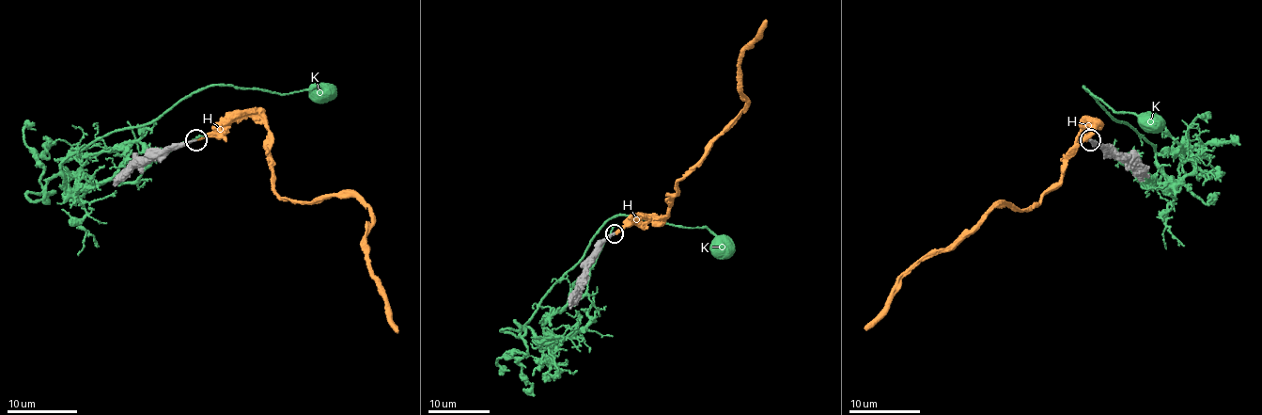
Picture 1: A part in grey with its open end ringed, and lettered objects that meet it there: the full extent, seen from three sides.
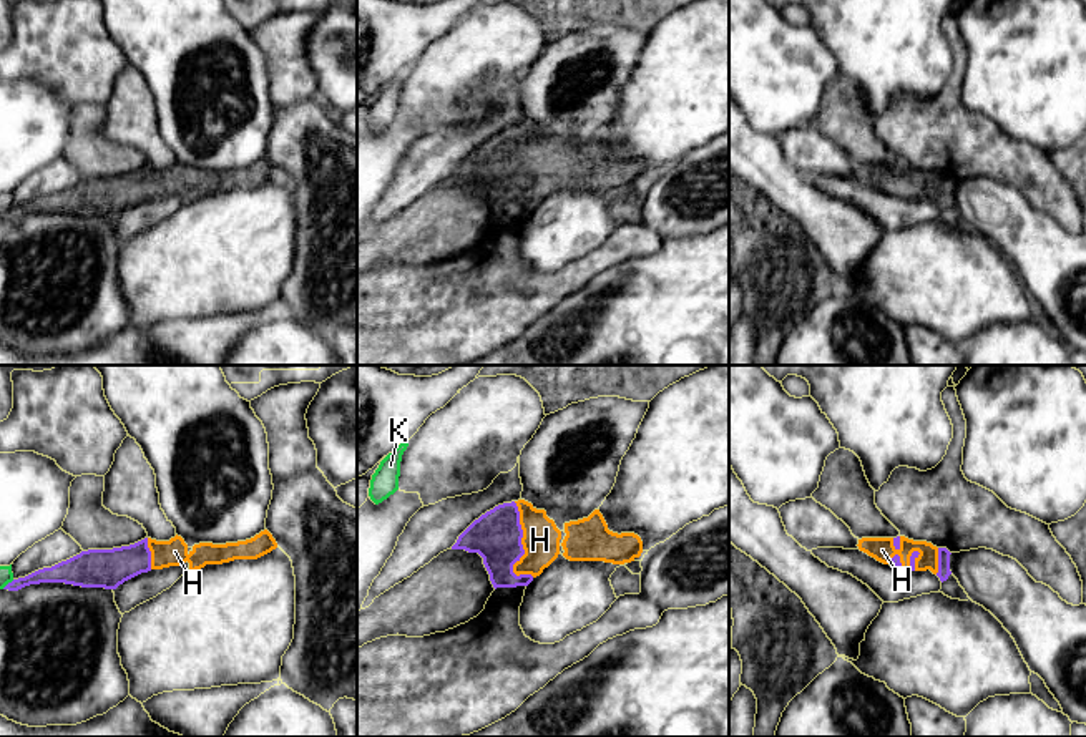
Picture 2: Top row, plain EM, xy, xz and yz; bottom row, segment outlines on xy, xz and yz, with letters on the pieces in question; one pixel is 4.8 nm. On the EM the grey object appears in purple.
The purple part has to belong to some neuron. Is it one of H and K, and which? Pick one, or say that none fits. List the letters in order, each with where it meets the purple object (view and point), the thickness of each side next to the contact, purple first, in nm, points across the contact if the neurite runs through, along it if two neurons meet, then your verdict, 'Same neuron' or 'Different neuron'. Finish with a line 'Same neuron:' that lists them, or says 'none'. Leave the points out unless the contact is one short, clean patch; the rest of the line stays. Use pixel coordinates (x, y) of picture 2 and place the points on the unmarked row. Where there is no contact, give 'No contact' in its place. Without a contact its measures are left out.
H: Touches purple at xz (522, 175). Thickness 240 nm (purple) against 180 nm. Path across: xz (497, 163), (513, 166), (522, 175), (540, 168). Same neuron
K: Touches purple at xy (9, 211). Thickness 90 nm (purple) against 60 nm. Boundary: xy (14, 208), (2, 216). Different neuron
Same neuron: H

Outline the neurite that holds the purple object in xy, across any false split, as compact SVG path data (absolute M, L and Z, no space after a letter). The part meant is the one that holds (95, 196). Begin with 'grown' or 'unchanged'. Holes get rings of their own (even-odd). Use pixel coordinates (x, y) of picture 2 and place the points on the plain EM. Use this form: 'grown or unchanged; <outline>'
grown; M267 158L251 168L237 171L199 171L194 173L191 179L178 163L169 169L144 166L130 174L81 179L51 196L43 196L25 206L13 207L3 217L18 219L25 214L40 211L116 217L125 209L151 198L181 194L188 189L189 198L196 199L206 193L257 188L276 176L277 171Z

